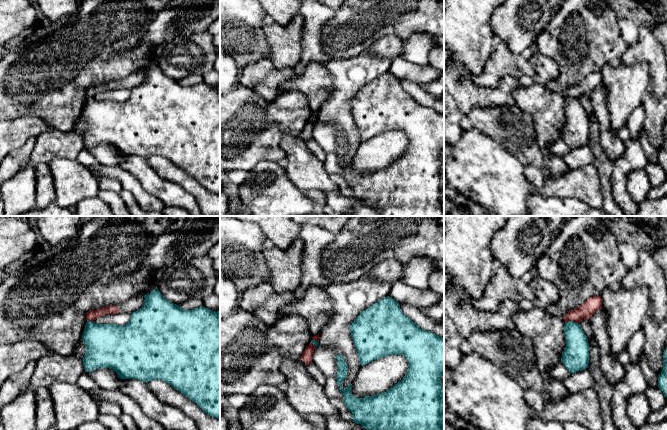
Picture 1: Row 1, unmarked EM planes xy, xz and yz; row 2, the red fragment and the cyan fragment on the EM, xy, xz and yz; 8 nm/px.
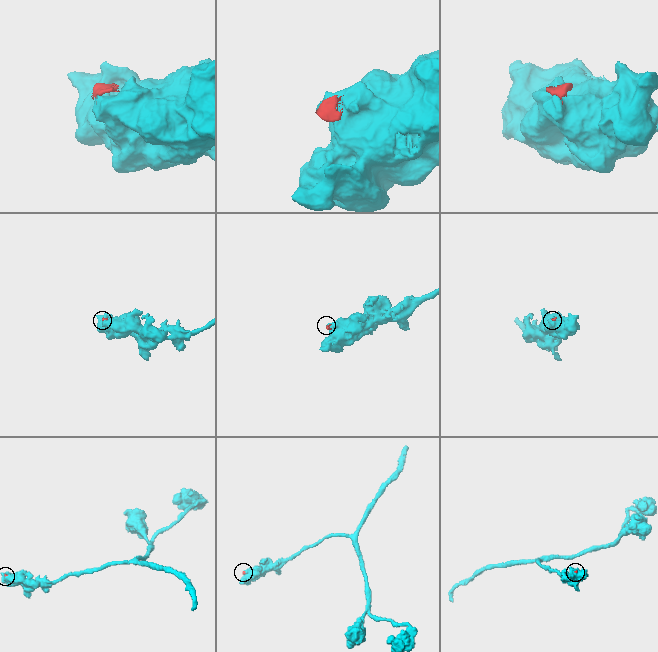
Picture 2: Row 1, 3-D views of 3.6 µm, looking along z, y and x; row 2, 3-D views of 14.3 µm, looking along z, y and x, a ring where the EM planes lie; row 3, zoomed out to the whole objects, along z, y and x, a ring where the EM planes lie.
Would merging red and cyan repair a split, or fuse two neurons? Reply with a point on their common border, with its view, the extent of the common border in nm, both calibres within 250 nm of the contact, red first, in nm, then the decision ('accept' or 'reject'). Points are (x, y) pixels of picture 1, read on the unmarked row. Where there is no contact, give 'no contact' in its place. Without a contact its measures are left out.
meets red in yz at (572, 96); contact 110 nm long; 120 nm thick on the red side, 190 nm on the other; reject

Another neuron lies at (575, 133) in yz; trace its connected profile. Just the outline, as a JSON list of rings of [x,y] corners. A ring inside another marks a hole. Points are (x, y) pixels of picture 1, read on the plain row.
[[[568,97],[564,101],[566,122],[562,128],[561,139],[571,150],[582,147],[589,140],[589,119],[579,99]]]

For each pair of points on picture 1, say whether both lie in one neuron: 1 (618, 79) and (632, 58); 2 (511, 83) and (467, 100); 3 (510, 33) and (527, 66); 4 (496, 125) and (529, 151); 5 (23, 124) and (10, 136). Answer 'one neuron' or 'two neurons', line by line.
1: two neurons
2: one neuron
3: two neurons
4: one neuron
5: one neuron

